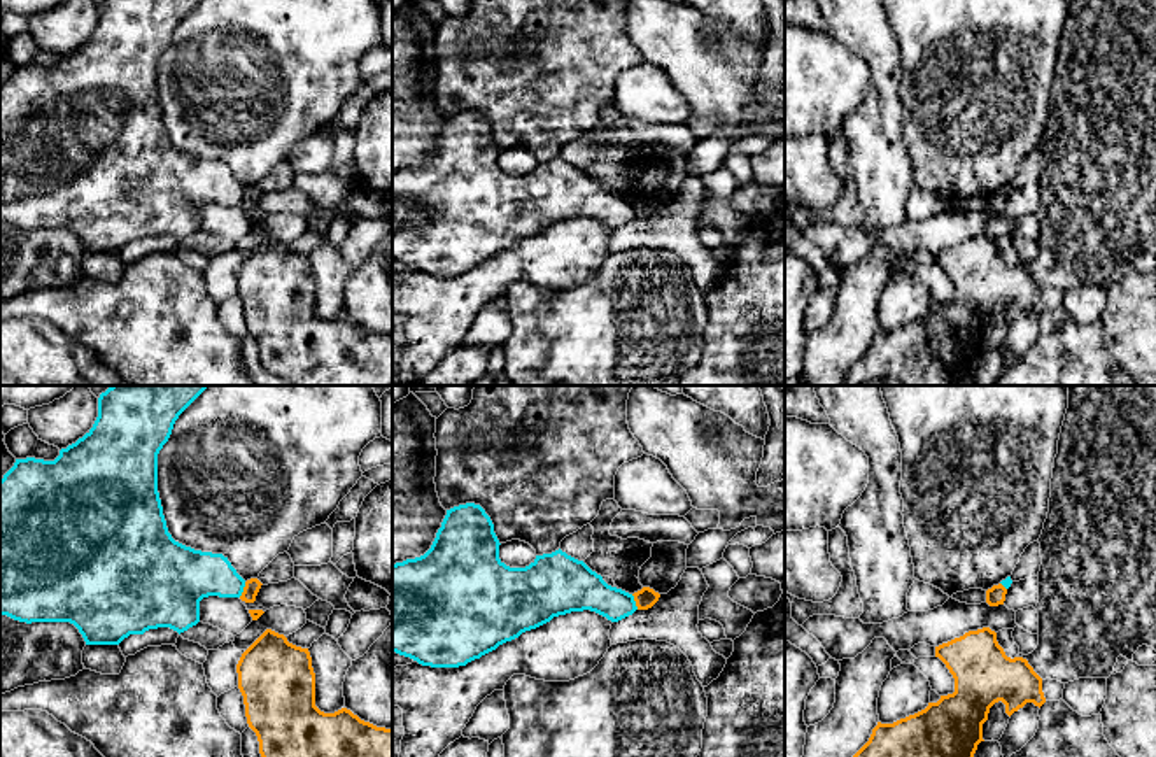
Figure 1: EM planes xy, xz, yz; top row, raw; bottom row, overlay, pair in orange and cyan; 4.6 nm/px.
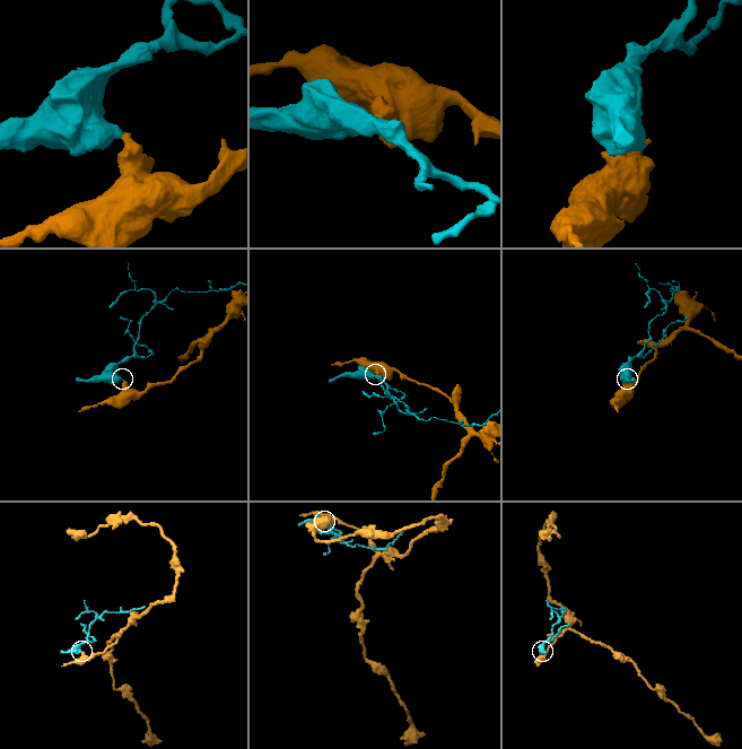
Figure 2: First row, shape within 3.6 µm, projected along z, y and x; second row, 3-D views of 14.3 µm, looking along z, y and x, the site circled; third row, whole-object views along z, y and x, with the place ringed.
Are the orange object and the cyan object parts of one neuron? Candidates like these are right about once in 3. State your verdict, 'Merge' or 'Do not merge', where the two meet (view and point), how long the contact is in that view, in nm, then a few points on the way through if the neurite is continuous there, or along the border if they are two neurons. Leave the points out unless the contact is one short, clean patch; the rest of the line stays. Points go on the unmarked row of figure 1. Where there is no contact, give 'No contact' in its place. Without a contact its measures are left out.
Do not merge. Touches orange at xy (244, 197). Shared border 80 nm. Boundary: xy (246, 190), (239, 204)

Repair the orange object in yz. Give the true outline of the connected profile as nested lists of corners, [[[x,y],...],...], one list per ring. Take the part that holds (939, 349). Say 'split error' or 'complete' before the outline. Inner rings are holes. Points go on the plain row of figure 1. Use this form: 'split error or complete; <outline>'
complete; [[[990,235],[969,238],[960,245],[935,254],[955,286],[955,300],[893,331],[872,336],[869,349],[853,363],[842,386],[974,386],[974,361],[983,347],[983,331],[990,315],[1002,308],[1011,324],[1026,310],[1042,314],[1042,286],[1023,265],[1007,265]]]

